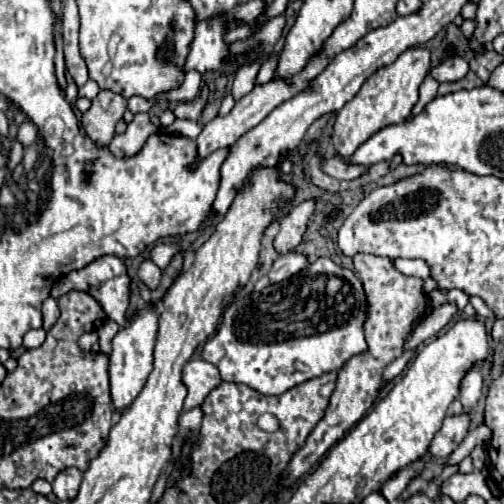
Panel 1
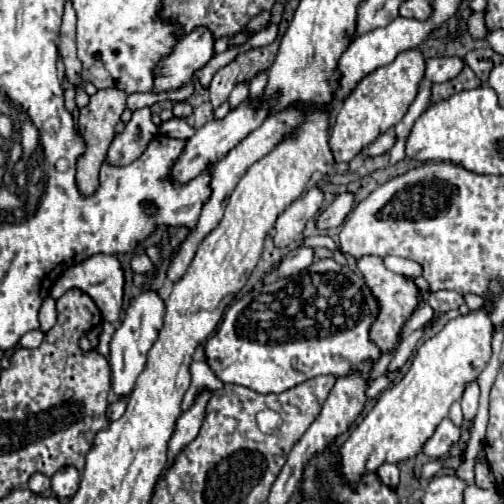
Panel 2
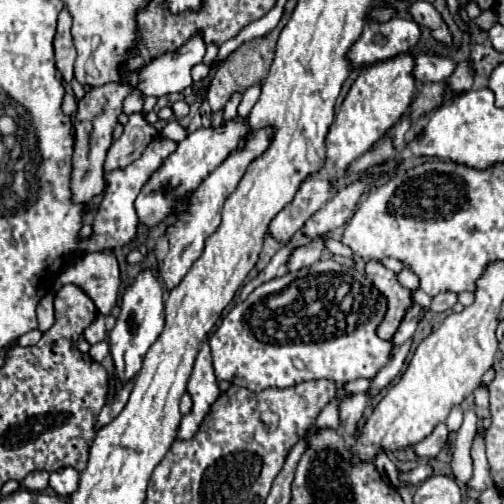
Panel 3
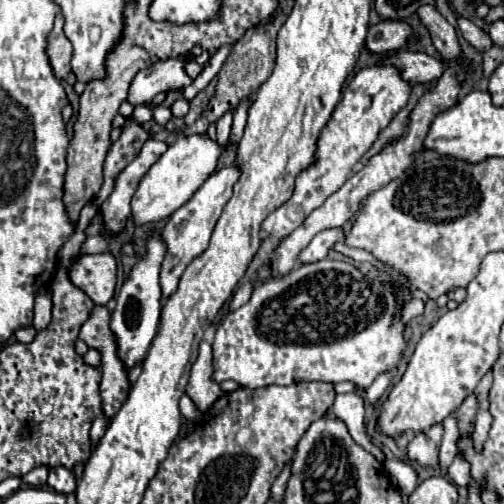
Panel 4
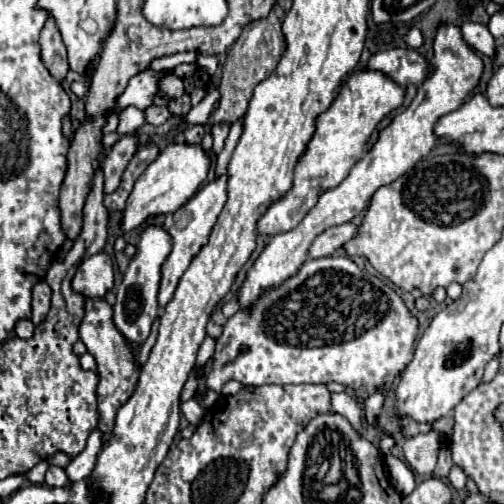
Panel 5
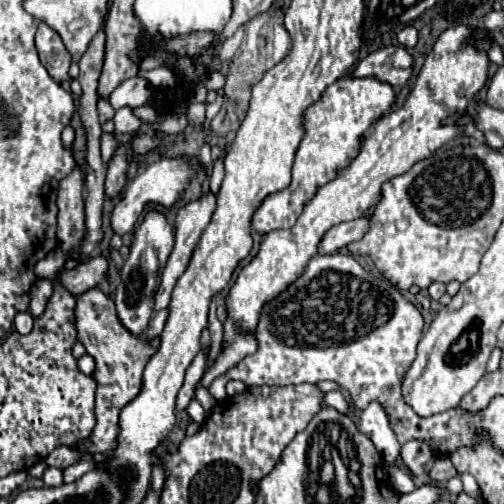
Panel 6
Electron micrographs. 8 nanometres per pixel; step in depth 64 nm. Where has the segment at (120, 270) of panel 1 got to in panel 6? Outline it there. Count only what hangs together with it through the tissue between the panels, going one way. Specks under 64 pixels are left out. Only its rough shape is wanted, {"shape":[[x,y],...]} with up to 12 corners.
{"shape":[[92,256],[60,282],[80,296],[108,278],[108,260]]}

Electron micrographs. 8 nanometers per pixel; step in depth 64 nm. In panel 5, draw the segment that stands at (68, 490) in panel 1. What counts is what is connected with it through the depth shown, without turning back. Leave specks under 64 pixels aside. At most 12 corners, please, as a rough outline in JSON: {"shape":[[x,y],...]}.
{"shape":[[50,466],[46,484],[54,488],[70,486],[64,468]]}

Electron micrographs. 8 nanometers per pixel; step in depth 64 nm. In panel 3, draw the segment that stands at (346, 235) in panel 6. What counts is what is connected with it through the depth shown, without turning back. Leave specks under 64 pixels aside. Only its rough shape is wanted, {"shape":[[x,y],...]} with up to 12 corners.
{"shape":[[322,240],[296,248],[286,262],[288,272],[320,260]]}

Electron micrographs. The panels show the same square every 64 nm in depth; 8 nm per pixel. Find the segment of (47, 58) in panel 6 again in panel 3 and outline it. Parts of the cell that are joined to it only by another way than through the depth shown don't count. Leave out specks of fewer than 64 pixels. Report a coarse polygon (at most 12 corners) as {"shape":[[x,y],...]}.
{"shape":[[64,8],[54,38],[56,68],[72,82],[76,48],[70,28],[72,16]]}

